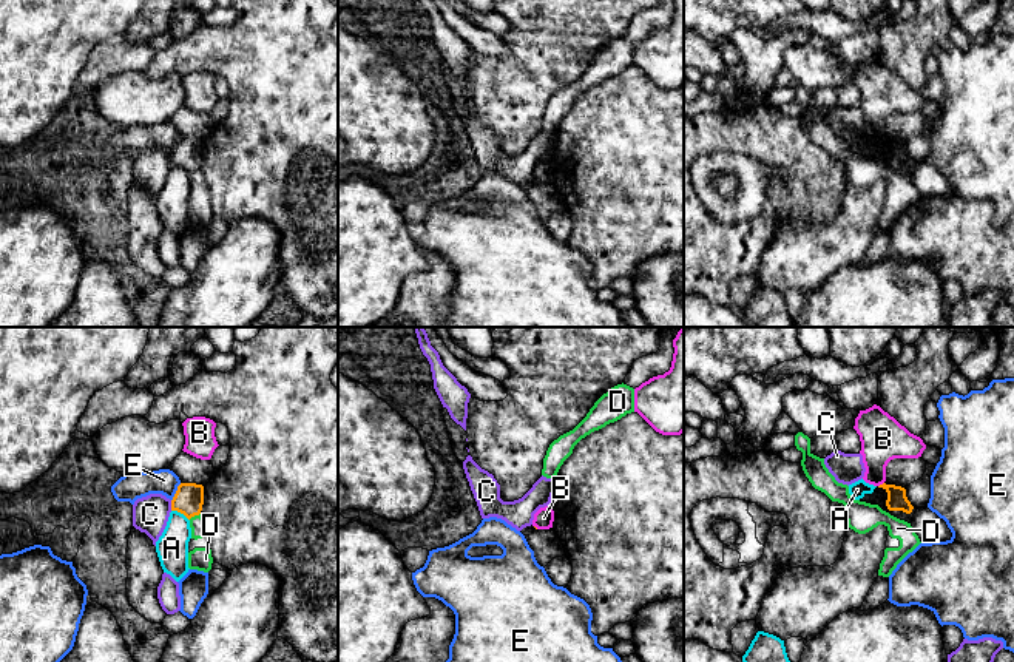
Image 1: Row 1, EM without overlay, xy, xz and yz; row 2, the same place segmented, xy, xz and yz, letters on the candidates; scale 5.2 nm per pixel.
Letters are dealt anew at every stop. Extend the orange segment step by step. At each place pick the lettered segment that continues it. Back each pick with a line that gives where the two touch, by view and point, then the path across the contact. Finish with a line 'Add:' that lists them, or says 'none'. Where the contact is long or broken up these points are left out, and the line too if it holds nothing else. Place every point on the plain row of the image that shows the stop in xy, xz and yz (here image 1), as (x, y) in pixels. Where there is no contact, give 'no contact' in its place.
Add: none

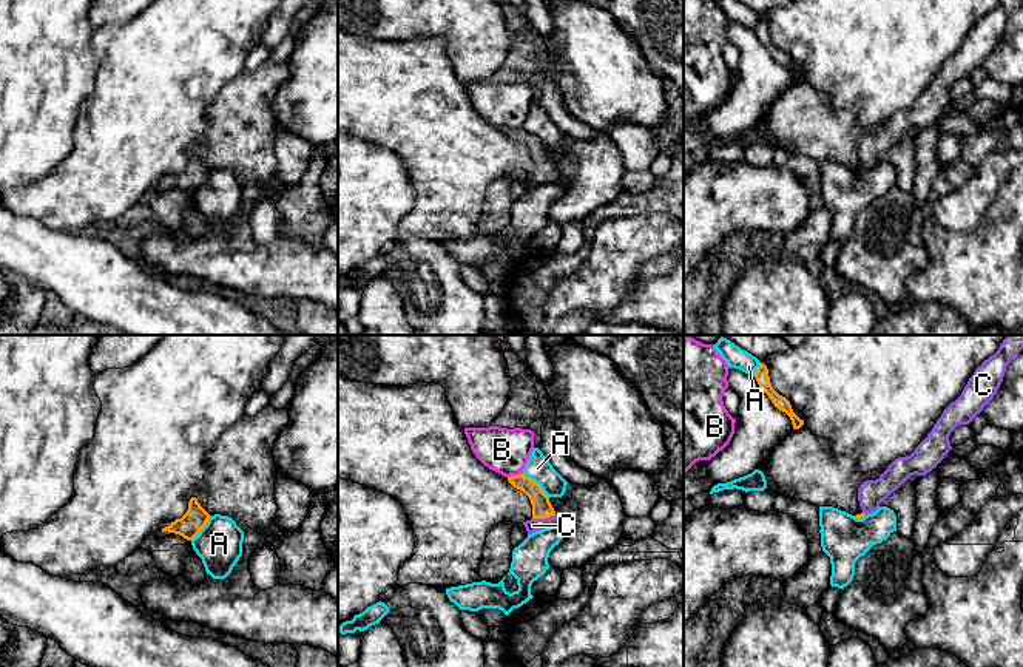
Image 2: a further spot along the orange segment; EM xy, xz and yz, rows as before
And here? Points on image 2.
C: meets orange in xz at (543, 172); runs through xz (542, 162), (543, 172), (533, 179)
Add: C

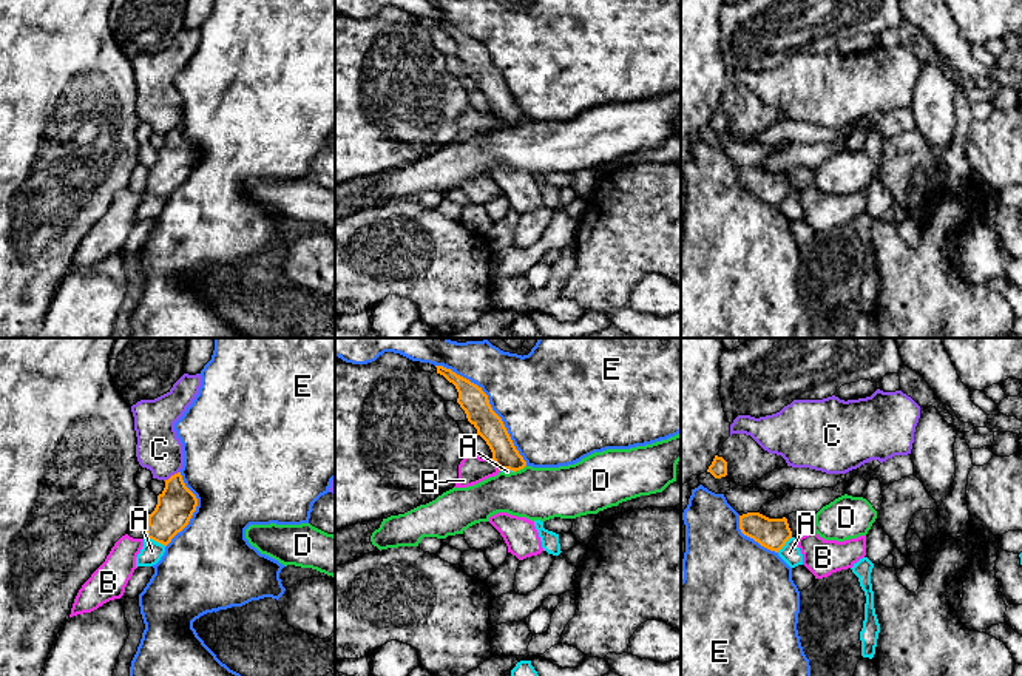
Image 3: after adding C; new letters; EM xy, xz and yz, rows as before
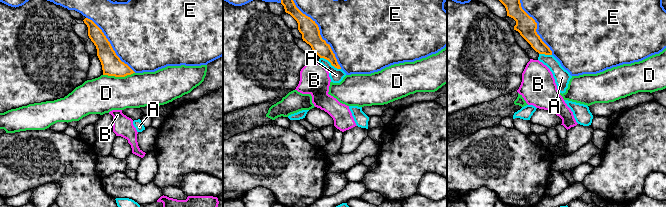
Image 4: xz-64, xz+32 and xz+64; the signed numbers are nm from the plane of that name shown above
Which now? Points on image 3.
Add: none

